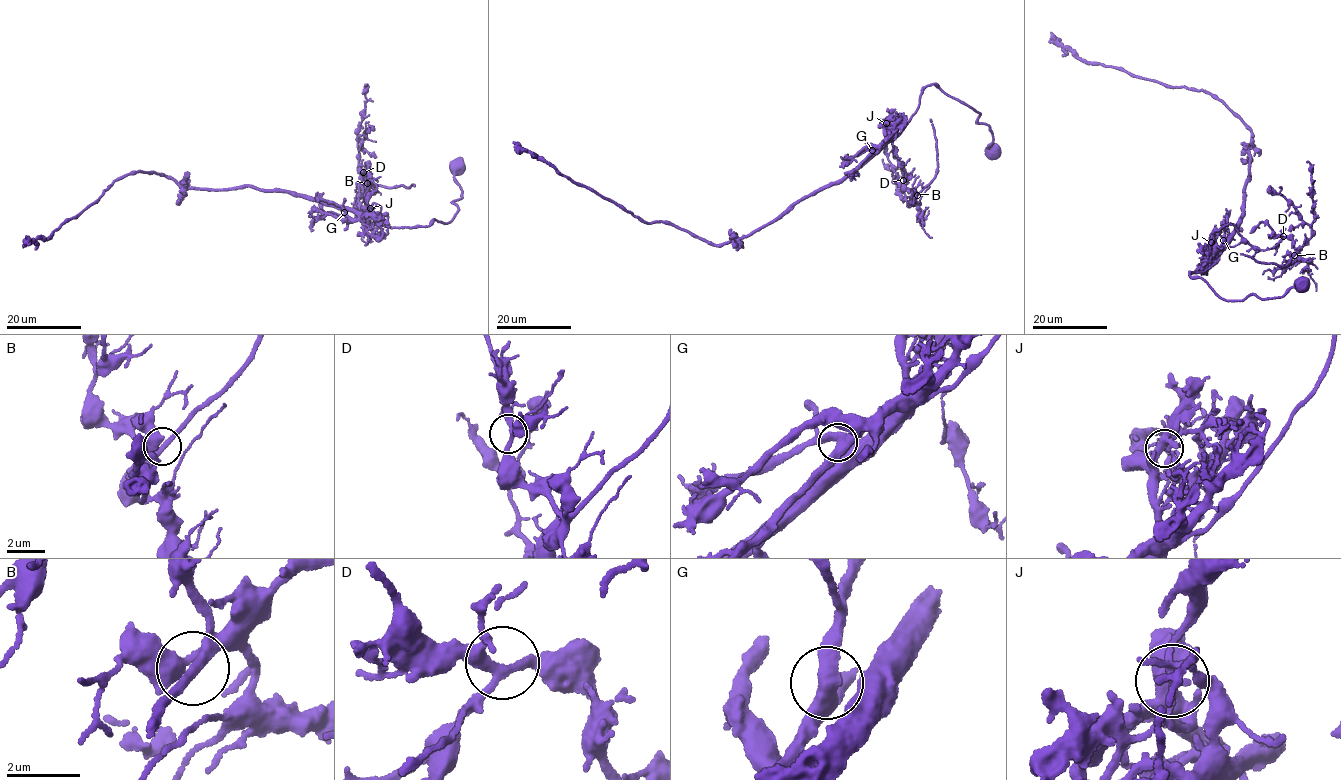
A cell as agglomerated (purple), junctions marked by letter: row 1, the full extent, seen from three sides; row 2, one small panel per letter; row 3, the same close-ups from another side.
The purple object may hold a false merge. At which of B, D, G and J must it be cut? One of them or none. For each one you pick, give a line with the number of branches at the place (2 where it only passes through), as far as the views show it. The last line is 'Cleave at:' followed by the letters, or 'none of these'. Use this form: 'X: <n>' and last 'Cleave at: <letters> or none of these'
J: 4
Cleave at: J

